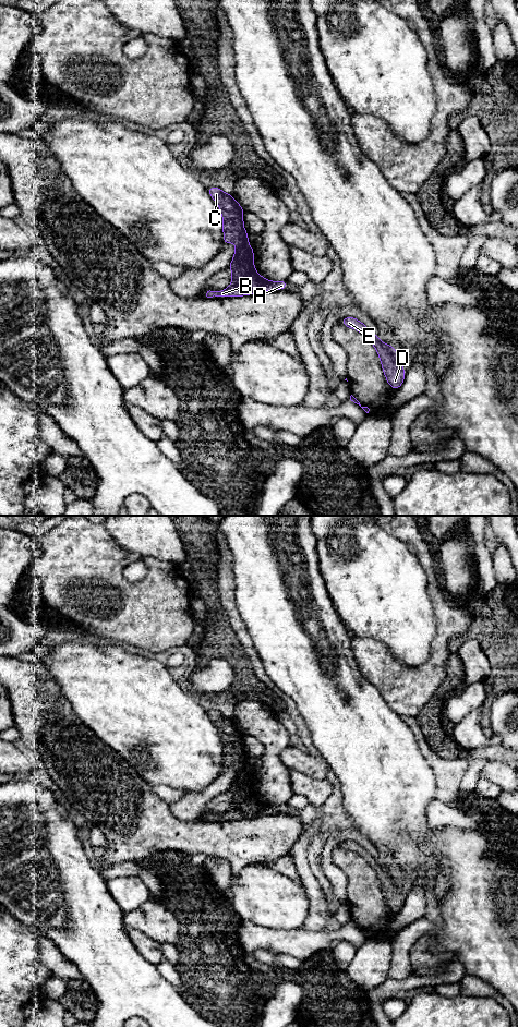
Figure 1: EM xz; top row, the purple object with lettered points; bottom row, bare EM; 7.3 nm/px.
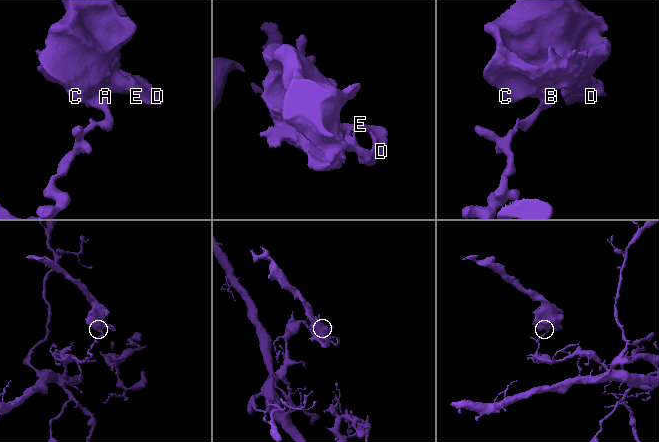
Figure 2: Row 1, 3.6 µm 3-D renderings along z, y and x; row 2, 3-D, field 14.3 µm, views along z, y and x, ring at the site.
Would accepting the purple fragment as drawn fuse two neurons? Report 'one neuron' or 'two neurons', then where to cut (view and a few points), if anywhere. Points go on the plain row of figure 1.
two neurons; cut in xz along (257, 805), (260, 808), (267, 808), (270, 812)

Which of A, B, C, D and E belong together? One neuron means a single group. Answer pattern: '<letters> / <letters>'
A / B C D E

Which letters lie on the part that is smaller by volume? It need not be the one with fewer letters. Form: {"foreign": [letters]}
{"foreign": ["B", "C", "D", "E"]}

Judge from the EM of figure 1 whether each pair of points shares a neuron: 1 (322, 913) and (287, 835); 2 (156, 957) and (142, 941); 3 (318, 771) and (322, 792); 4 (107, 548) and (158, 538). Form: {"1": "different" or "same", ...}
{"1": "different", "2": "same", "3": "different", "4": "different"}

